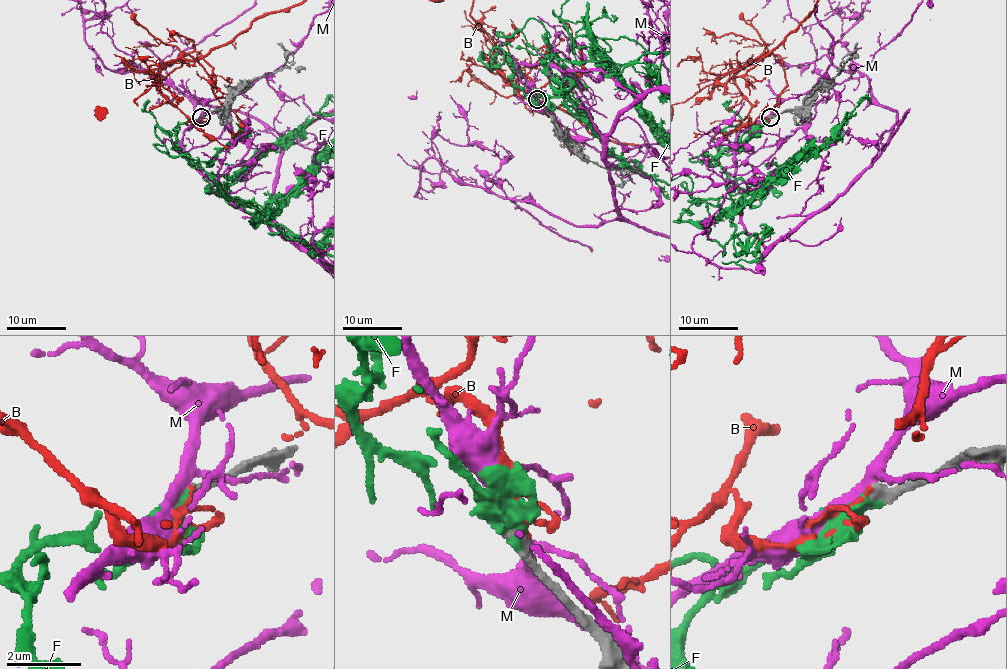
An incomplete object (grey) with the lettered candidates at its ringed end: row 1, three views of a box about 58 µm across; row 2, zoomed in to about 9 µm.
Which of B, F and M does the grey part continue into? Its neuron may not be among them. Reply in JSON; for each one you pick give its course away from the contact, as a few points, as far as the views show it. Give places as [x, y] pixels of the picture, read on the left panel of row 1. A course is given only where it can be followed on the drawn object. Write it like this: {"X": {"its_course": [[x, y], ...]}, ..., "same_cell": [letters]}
{"same_cell": ["F"]}

